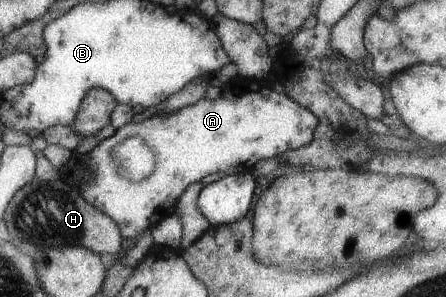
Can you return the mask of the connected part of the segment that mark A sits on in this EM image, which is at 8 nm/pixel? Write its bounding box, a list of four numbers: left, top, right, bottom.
[79,76,317,240]

